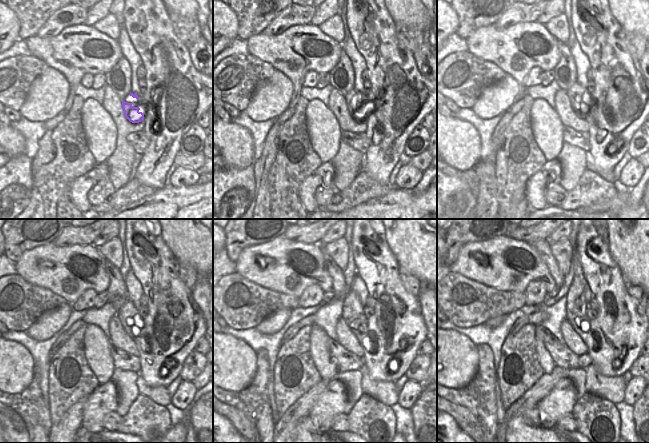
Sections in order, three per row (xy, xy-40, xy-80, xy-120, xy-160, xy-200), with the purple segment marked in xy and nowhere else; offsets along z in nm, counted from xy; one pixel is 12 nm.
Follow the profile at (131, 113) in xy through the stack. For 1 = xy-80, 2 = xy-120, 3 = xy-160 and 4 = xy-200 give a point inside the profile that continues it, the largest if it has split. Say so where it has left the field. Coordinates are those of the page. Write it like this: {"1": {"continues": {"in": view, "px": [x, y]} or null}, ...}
{"1": {"continues": {"in": "xy-80", "px": [576, 91]}}, "2": {"continues": {"in": "xy-120", "px": [128, 311]}}, "3": {"continues": {"in": "xy-160", "px": [352, 309]}}, "4": {"continues": {"in": "xy-200", "px": [576, 306]}}}

